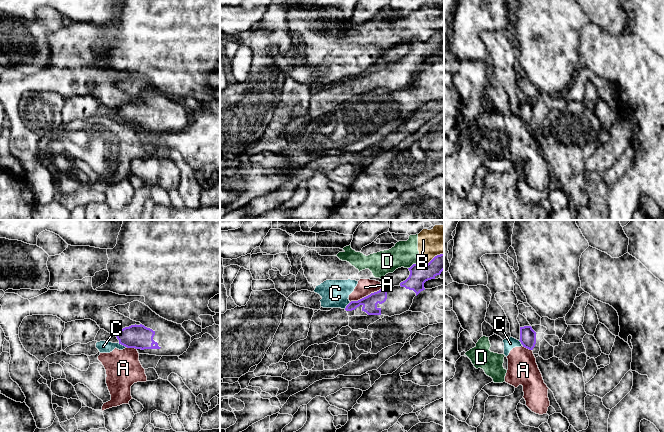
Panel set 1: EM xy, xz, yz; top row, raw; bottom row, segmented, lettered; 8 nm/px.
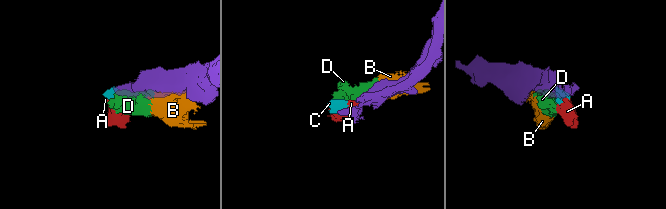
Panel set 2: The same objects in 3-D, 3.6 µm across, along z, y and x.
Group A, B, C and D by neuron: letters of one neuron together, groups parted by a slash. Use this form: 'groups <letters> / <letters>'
groups A B C D

